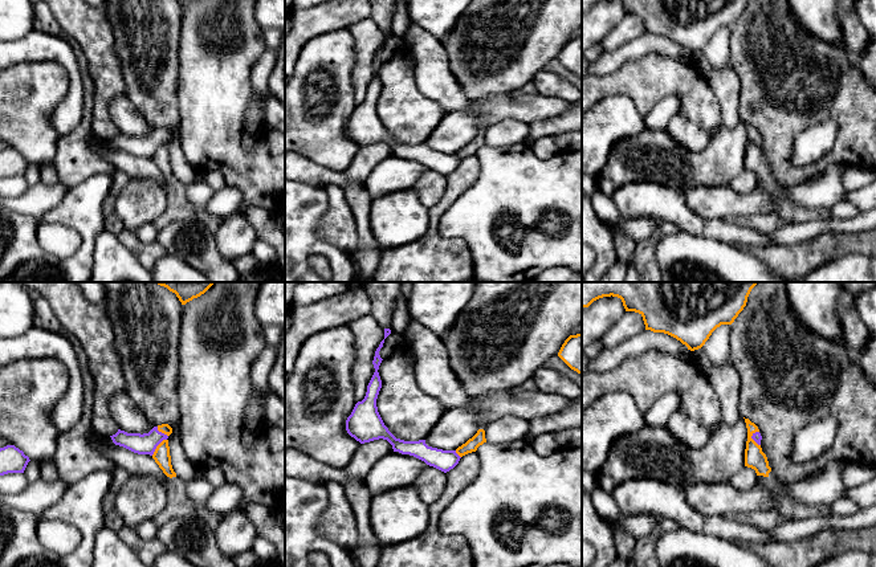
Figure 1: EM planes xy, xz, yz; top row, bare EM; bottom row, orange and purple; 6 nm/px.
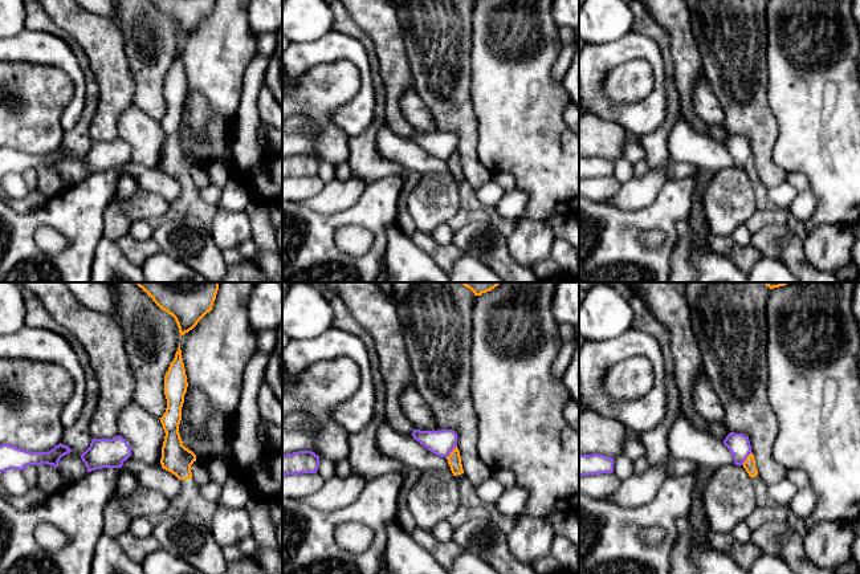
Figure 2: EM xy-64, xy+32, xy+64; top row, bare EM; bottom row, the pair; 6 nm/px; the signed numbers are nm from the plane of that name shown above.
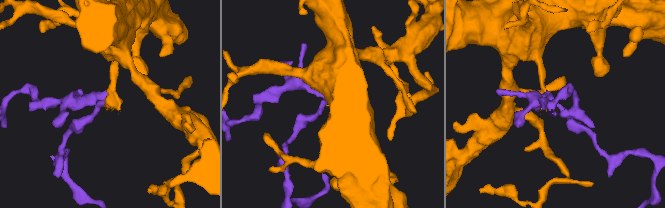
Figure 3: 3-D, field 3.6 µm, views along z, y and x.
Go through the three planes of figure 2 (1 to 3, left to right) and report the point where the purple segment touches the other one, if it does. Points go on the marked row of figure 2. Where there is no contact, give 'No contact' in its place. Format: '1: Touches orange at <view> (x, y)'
1: No contact
2: Touches orange at xy+32 (452, 451)
3: Touches orange at xy+64 (746, 459)

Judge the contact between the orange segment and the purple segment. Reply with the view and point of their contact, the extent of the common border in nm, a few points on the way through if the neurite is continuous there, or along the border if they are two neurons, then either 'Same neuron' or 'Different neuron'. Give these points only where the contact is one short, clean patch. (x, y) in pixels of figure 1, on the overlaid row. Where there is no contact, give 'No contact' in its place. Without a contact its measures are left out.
Touches orange at xy (157, 447). Shared border 140 nm. Path across: xy (162, 457), (157, 447), (142, 444). Same neuron

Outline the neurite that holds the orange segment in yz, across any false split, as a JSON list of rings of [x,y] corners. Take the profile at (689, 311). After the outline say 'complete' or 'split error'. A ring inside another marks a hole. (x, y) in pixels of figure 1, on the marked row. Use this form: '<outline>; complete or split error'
[[[582,282],[582,309],[603,297],[618,297],[626,311],[643,317],[645,330],[668,334],[688,350],[701,348],[721,325],[732,325],[758,282]]]; complete

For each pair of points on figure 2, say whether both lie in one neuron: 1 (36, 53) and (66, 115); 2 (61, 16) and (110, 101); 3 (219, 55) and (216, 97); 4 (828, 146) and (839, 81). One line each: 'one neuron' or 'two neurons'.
1: one neuron
2: one neuron
3: one neuron
4: one neuron

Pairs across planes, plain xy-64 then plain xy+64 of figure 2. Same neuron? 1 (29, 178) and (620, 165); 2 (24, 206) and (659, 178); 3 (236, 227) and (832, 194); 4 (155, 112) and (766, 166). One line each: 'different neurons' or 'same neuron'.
1: same neuron
2: same neuron
3: different neurons
4: same neuron

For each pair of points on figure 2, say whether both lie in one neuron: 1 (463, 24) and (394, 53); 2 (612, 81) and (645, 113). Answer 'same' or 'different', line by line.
1: different
2: different

